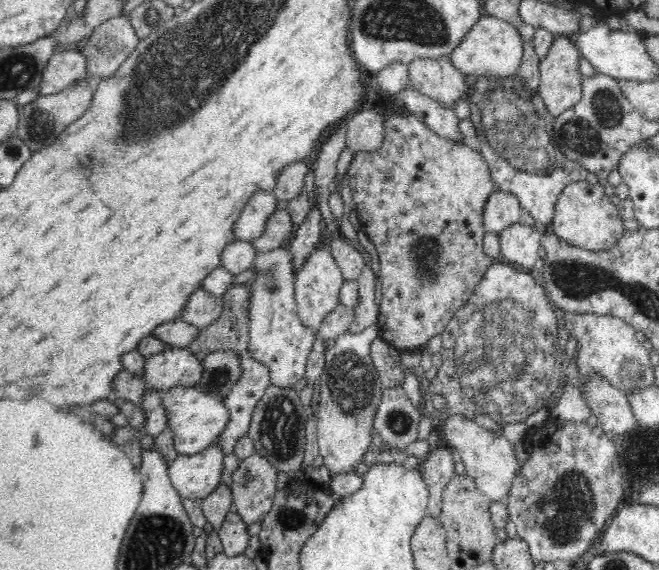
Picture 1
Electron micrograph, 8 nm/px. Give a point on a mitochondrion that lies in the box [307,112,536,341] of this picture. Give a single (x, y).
(427, 253)

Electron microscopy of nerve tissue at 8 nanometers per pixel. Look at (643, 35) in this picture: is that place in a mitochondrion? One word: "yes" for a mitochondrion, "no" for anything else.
no

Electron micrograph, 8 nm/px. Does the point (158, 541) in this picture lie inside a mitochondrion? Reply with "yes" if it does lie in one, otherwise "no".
yes

